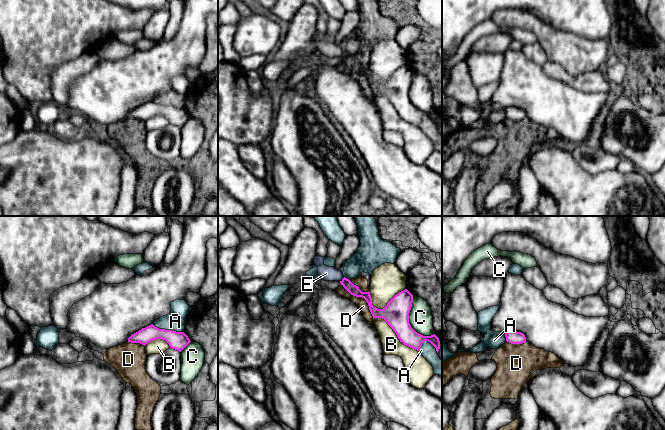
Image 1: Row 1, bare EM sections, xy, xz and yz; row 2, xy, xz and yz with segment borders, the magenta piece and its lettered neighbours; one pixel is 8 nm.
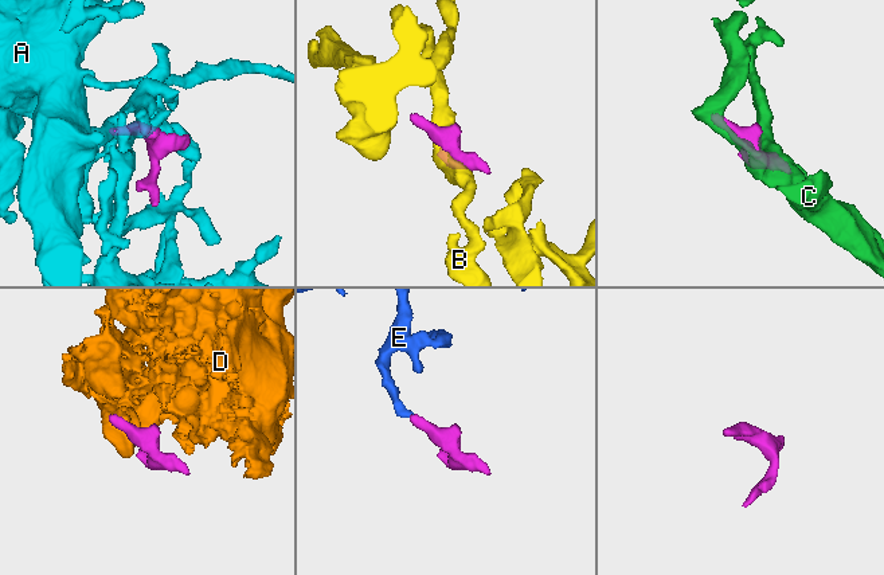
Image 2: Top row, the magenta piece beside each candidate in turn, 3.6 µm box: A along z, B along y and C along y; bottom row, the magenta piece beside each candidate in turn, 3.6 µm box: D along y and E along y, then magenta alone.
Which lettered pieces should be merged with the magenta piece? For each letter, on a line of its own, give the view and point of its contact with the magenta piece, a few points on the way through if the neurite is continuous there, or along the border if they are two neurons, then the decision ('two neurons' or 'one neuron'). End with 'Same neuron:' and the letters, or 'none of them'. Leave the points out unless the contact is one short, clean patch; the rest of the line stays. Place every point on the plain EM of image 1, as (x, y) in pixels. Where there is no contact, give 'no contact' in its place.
A: meets magenta in xy at (168, 106); two neurons
B: meets magenta in xz at (396, 110); two neurons
C: meets magenta in xz at (409, 99); two neurons
D: meets magenta in xz at (362, 73); border along xz (341, 60), (351, 70), (361, 72), (365, 76), (373, 94); two neurons
E: meets magenta in xz at (342, 55); runs through xz (354, 66), (342, 55), (337, 51), (326, 49); one neuron
Same neuron: E

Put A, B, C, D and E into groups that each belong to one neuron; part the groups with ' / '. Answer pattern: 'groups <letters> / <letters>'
groups A / B / C / D / E

